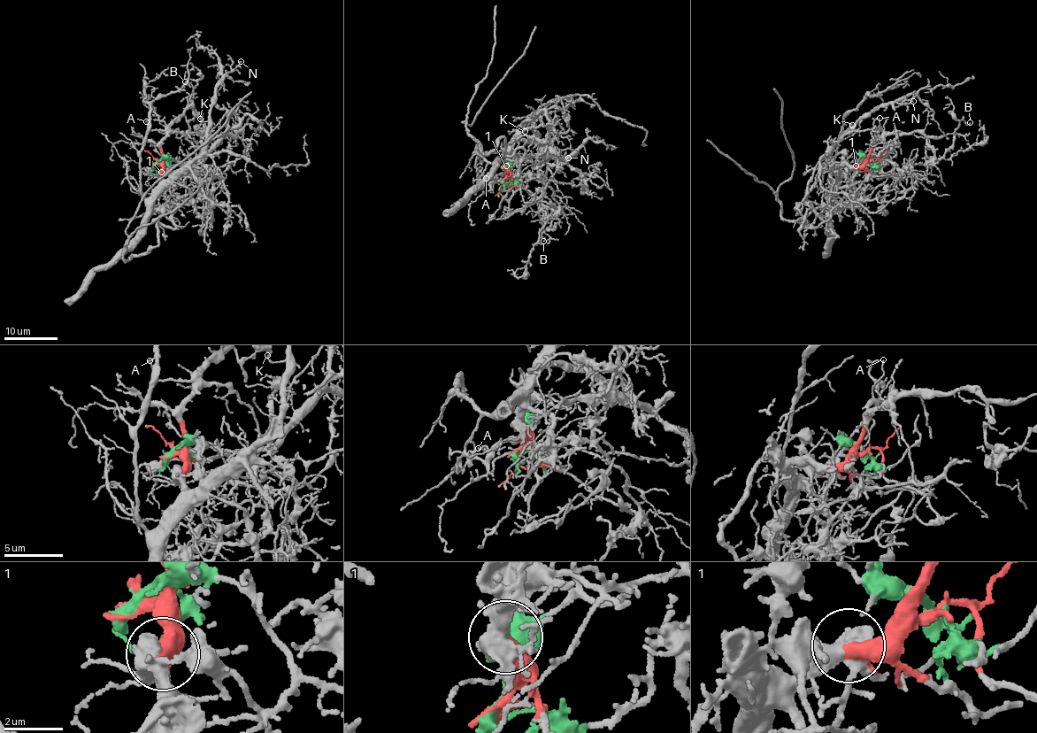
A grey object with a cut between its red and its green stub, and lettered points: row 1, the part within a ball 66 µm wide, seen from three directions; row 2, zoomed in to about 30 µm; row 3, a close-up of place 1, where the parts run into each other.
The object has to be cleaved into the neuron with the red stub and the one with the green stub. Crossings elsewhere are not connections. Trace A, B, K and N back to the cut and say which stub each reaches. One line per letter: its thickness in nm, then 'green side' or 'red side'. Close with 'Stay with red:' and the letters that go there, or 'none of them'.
A: 110 nm thick; red side
B: 110 nm thick; green side
K: 150 nm thick; red side
N: 100 nm thick; red side
Stay with red: A, K, N

